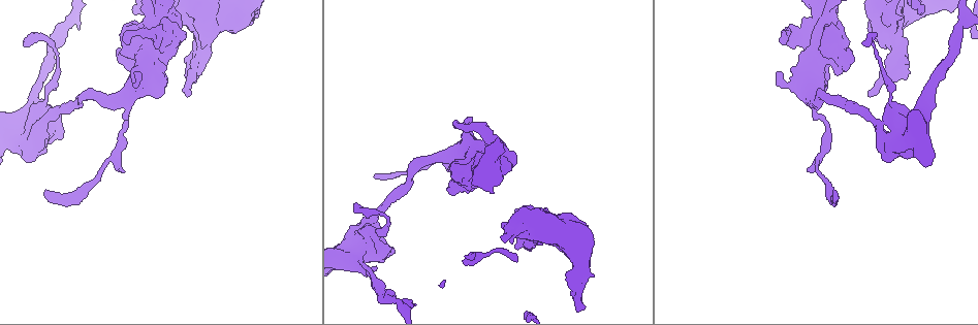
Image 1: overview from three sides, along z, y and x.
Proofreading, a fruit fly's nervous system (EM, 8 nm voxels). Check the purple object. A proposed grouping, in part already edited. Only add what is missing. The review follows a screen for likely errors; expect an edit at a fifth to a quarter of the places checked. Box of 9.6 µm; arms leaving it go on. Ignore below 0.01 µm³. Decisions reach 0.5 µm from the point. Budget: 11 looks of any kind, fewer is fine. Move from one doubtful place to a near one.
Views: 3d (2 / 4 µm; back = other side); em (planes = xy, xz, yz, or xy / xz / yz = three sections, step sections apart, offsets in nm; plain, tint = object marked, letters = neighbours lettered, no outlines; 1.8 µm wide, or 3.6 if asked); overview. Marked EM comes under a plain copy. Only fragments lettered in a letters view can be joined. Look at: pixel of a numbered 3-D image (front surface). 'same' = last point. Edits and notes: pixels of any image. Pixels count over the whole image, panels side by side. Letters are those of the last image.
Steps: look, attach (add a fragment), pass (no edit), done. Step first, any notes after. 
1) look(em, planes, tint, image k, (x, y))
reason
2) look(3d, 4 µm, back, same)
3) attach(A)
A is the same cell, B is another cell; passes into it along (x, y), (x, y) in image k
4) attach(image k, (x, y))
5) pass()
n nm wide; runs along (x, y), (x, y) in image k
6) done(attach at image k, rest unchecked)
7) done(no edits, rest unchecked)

look(3d, 2 µm, image 1, (884, 24))
free end

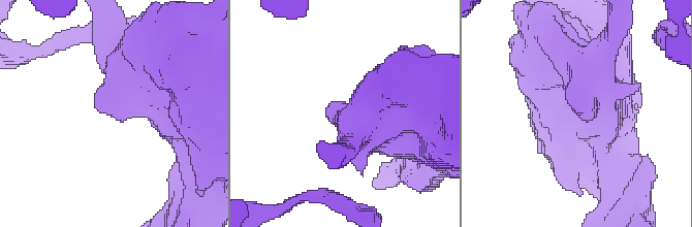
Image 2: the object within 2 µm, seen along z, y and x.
look(em, planes, letters, image 2, (99, 110))
arms of 240, 500 nm; need the tissue

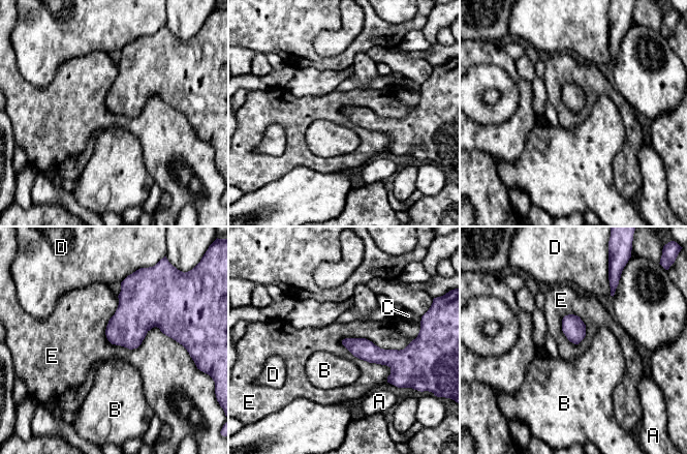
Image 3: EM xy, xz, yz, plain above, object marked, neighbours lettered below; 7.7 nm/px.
pass()
A, B, C, D and E are other cells; runs along (345, 341), (378, 356), (405, 354) in image 3; none of them fits

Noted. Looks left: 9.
look(em, planes, letters, image 1, (869, 95))

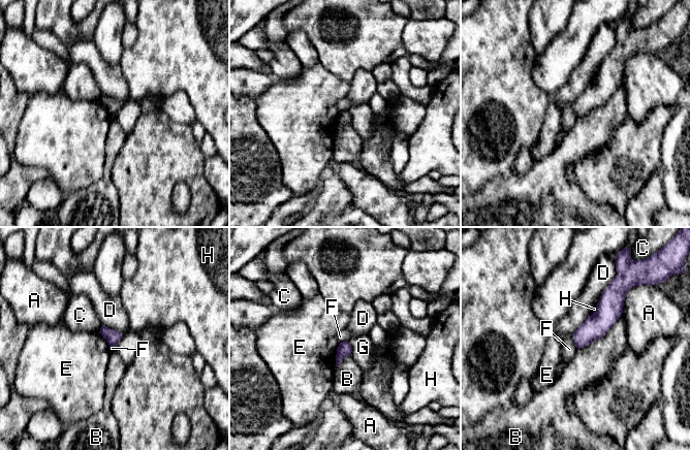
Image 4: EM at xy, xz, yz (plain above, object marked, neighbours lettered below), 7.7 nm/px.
pass()
A, B, C, D, E, F, G and H are other cells; border along (572, 336), (577, 348) in image 4; none of them fits

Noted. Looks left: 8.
look(em, xz, step 16, tint, image 1, (778, 75))

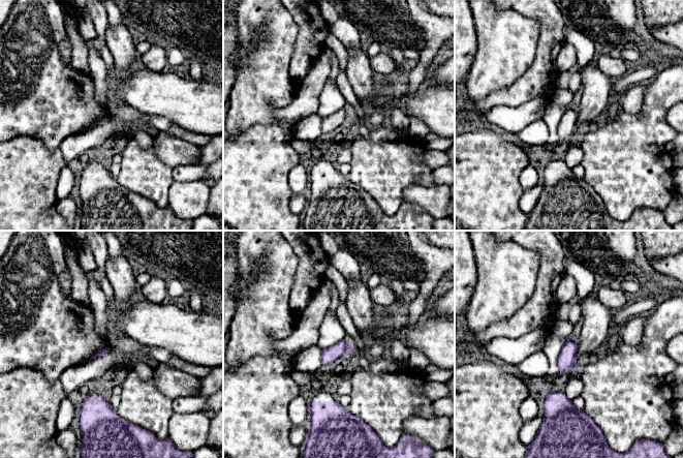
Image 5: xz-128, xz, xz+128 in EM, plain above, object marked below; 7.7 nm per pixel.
look(em, planes, letters, same)

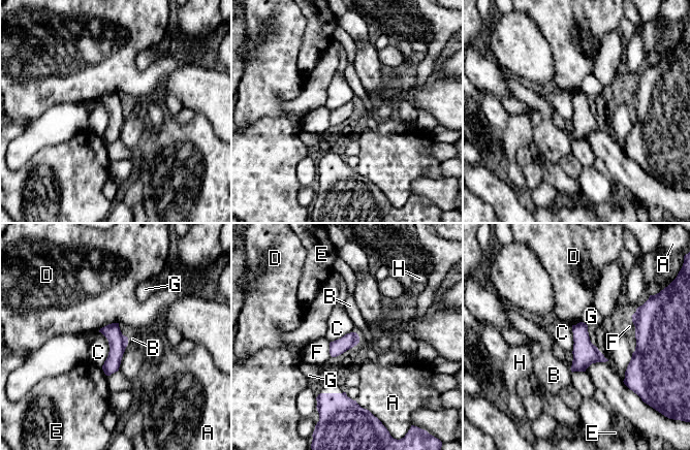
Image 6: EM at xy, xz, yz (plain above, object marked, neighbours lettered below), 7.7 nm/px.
pass()
A, B, C, D, E, F, G and H are other cells; border along (98, 331), (108, 345), (102, 366) in image 6; no lettered fragment goes on from it

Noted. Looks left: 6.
look(em, yz, step 16, letters, image 1, (835, 191))
free end

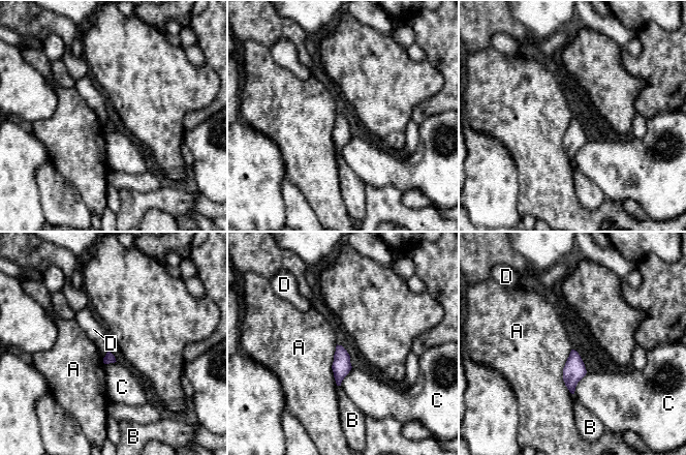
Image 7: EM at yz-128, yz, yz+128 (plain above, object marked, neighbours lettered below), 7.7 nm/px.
look(em, planes, letters, same)

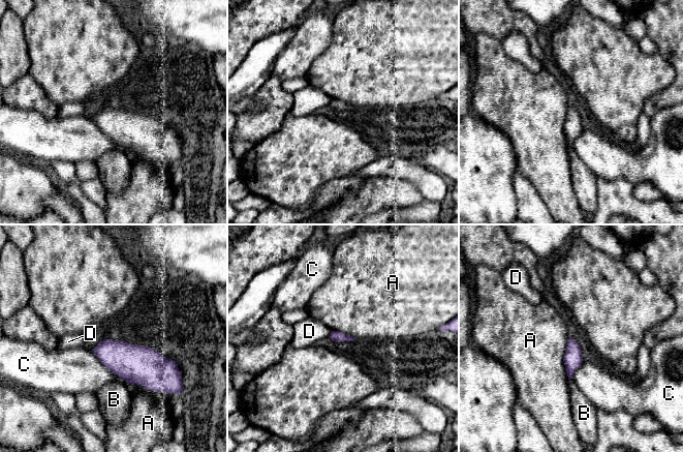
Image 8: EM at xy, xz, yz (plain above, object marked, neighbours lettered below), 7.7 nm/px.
pass()
C touches over 500 nm; A, B, C and D are other cells; no lettered fragment goes on from it

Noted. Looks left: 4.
done(no edits, rest unchecked)

